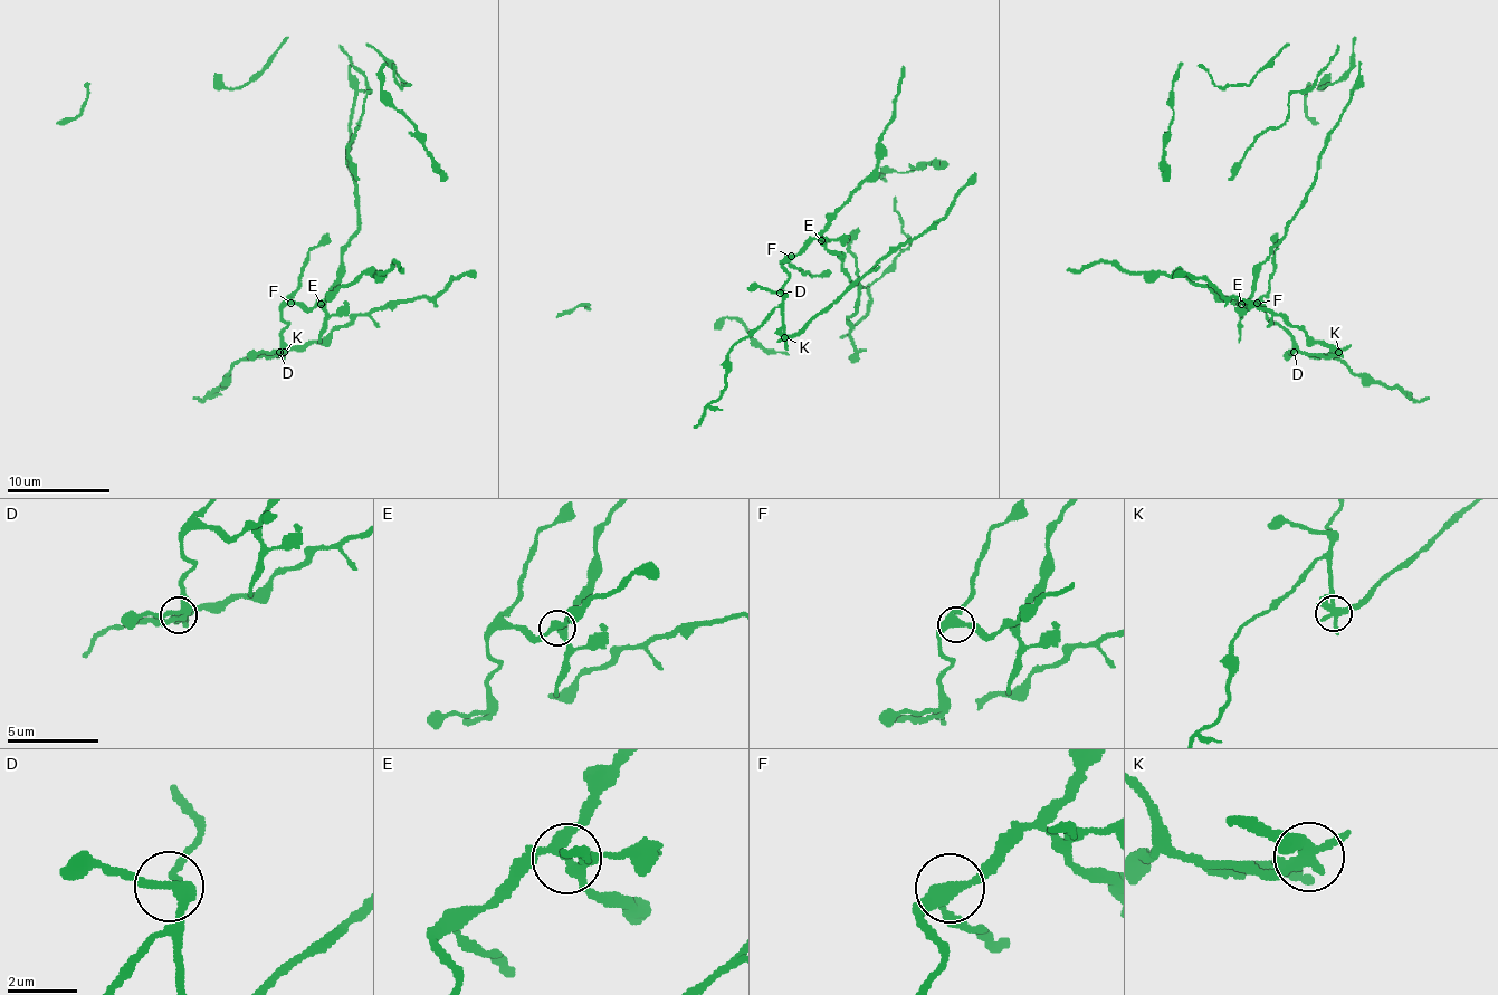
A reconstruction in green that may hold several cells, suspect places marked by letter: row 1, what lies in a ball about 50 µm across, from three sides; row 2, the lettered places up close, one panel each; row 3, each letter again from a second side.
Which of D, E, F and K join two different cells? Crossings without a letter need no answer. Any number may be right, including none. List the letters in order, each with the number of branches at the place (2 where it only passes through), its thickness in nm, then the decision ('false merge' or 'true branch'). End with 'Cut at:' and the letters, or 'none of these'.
D: branches 3; calibre 280 nm; true branch
E: branches 4; calibre 280 nm; false merge
F: branches 3; calibre 360 nm; true branch
K: branches 3; calibre 320 nm; false merge
Cut at: E, K

